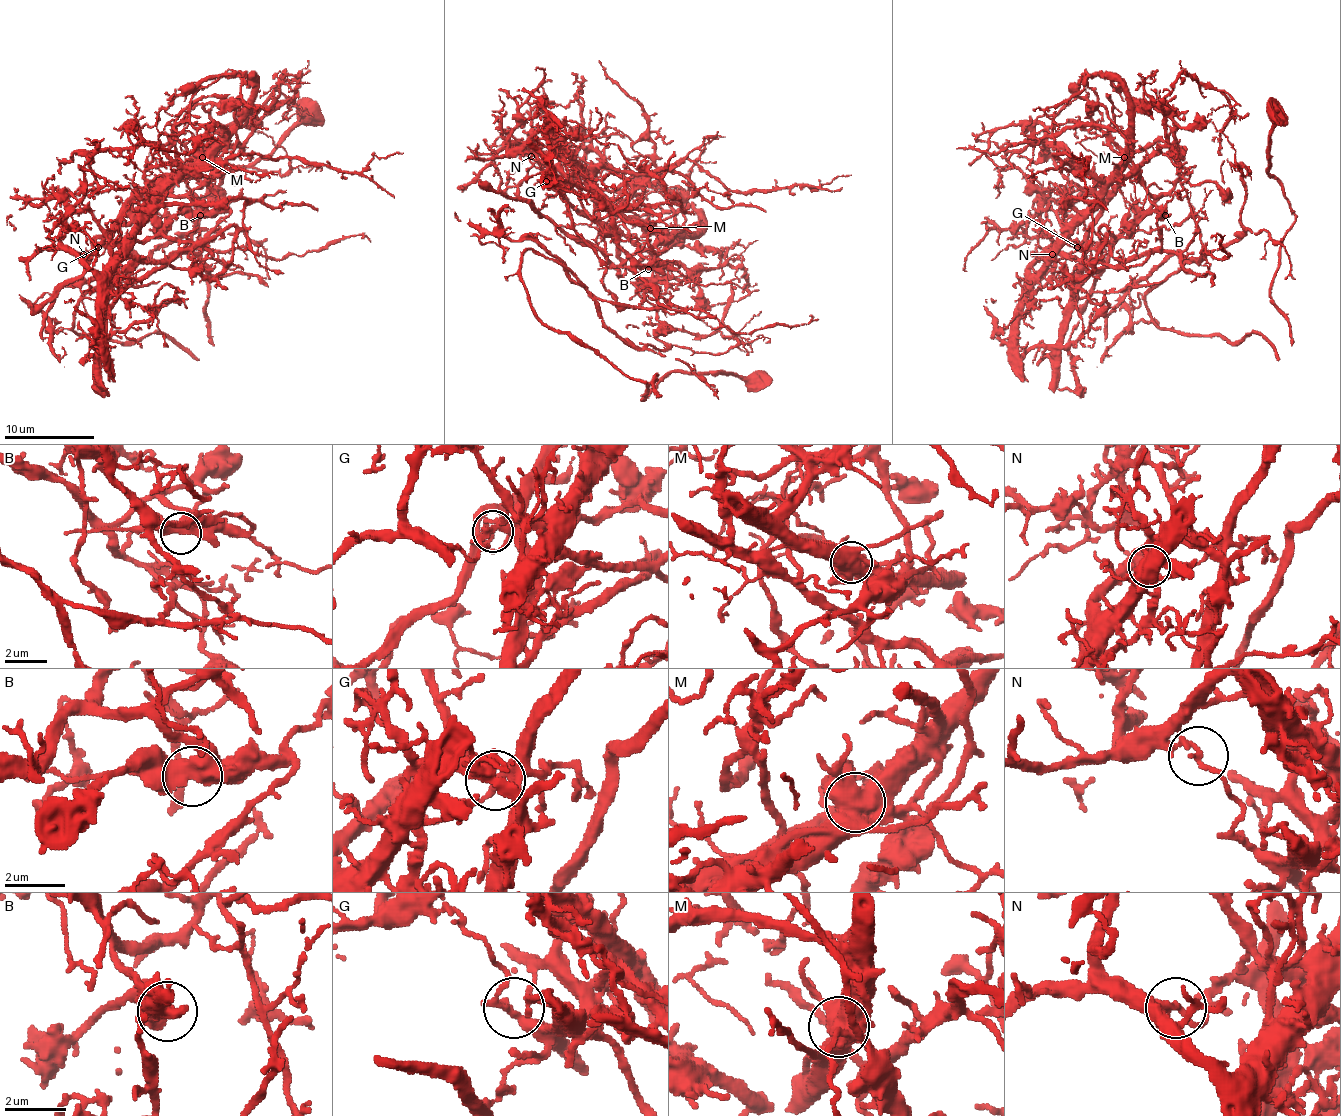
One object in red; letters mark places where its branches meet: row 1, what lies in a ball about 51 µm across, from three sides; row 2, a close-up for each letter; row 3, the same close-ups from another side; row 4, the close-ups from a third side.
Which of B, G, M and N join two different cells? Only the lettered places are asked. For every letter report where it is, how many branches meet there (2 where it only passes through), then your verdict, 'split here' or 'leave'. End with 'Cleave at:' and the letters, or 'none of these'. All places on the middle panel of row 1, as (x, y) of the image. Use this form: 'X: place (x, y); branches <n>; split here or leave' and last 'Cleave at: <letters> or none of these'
B: place (648, 269); branches 2; leave
G: place (546, 181); branches 3; leave
M: place (650, 228); branches 4; split here
N: place (531, 156); branches 2; split here
Cleave at: M, N

